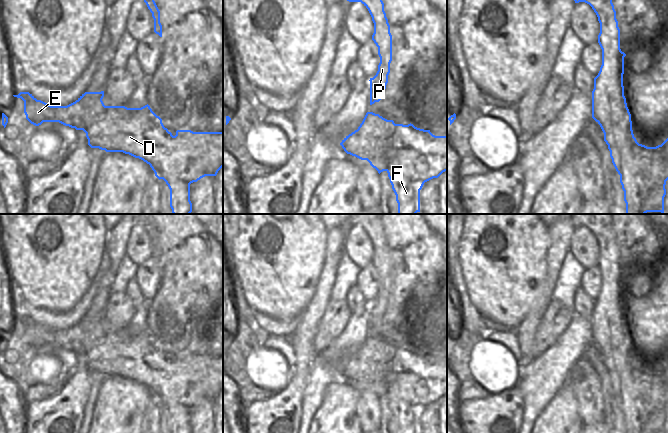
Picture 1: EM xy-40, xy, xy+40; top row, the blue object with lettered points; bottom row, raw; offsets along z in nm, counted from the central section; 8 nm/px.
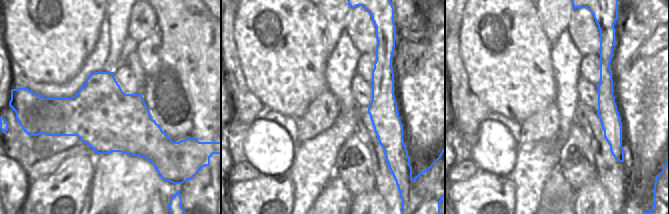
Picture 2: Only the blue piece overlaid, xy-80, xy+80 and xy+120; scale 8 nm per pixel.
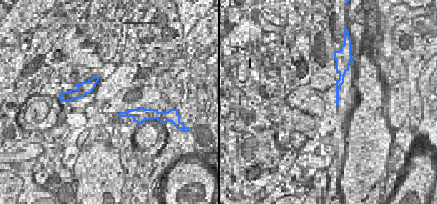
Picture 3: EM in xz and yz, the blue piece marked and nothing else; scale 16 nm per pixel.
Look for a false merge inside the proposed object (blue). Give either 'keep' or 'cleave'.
cleave

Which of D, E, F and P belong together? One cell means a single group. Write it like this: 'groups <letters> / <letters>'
groups D E / F P

